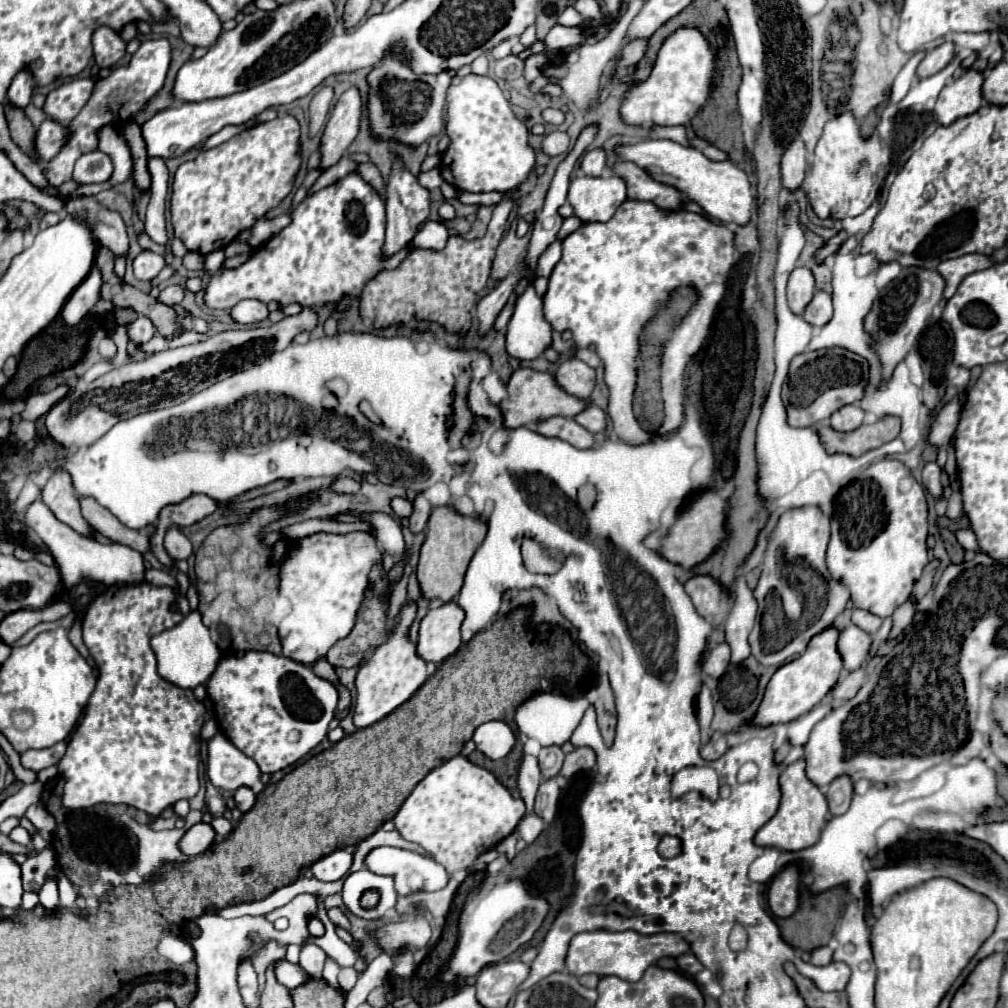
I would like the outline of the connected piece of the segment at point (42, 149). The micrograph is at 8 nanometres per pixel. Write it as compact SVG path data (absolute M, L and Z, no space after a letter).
M46 119L38 129L36 129L36 141L34 141L34 151L36 151L36 161L46 163L58 153L58 143L62 143L62 123L54 123L52 119Z

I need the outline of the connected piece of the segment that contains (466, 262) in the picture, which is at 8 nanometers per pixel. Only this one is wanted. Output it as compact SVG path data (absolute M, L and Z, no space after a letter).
M504 197L492 215L488 231L482 239L466 241L464 237L450 237L440 251L410 249L408 257L392 271L382 271L366 283L360 295L360 313L372 317L374 327L384 329L392 323L406 323L410 319L438 321L448 331L466 333L472 323L476 295L486 287L494 251L502 239L506 219L512 209L512 199Z

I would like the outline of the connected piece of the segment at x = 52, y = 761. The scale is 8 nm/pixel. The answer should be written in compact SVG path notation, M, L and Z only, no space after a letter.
M62 741L62 743L56 743L54 747L48 747L48 749L28 749L20 755L20 759L26 769L32 769L38 773L40 769L56 765L64 753L66 753L66 743Z

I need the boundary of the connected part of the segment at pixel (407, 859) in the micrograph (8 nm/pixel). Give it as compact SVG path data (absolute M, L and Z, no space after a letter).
M398 847L374 849L366 857L366 867L376 875L394 877L398 895L410 895L414 891L438 891L450 881L448 871L432 857Z

